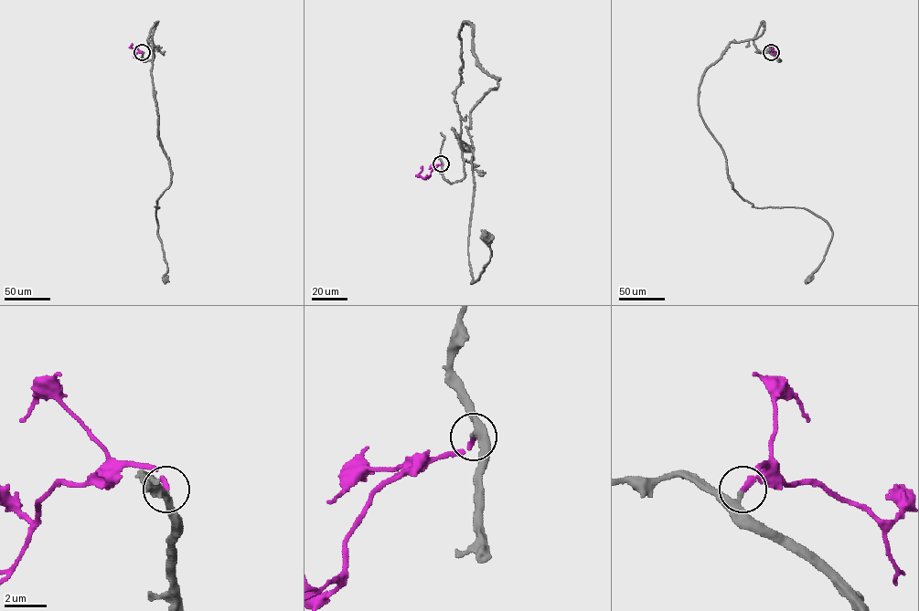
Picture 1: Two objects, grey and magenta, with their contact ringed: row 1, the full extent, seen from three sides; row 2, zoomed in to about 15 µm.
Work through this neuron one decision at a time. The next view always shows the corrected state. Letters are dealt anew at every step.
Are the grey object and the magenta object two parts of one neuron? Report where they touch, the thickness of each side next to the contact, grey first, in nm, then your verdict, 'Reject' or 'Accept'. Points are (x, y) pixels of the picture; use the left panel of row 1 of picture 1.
Place: (142, 52). Thickness 200 nm (grey) against 240 nm. Accept

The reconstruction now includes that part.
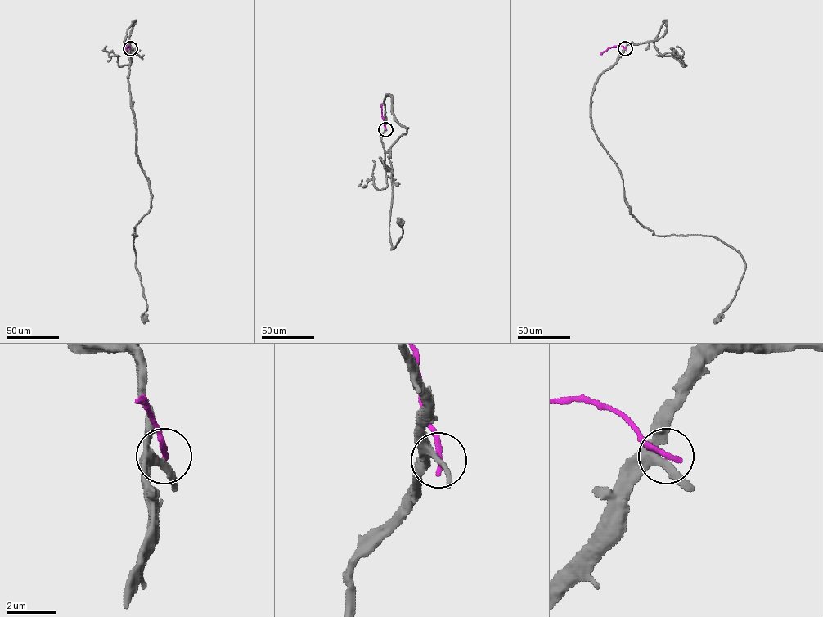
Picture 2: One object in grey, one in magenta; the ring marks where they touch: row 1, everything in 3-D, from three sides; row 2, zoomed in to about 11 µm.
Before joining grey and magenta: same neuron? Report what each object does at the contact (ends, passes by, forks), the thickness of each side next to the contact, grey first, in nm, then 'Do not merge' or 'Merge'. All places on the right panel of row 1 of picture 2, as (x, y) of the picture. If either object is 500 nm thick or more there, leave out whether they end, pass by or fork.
At the ring grey passes by. At the ring magenta ends. Thickness 320 nm (grey) against 240 nm. Do not merge

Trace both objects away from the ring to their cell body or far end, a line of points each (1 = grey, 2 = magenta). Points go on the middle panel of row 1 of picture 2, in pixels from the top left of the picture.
1: (385, 129), (384, 101), (389, 94), (394, 119), (407, 128), (389, 158), (391, 249), (402, 236), (400, 222)
2: (385, 129), (381, 104)

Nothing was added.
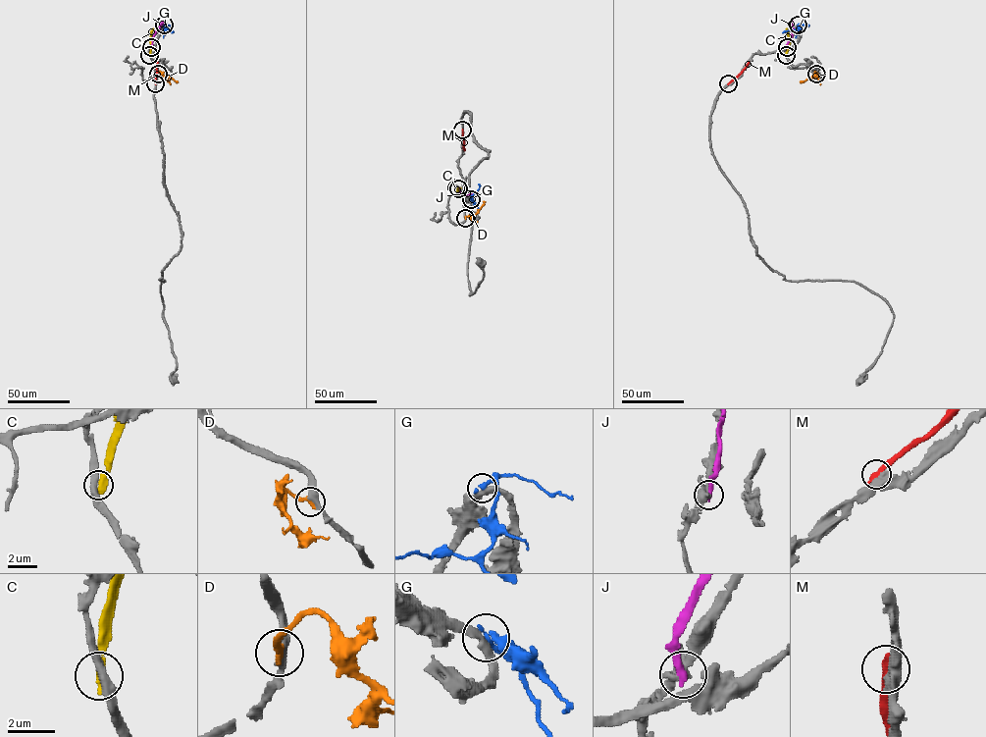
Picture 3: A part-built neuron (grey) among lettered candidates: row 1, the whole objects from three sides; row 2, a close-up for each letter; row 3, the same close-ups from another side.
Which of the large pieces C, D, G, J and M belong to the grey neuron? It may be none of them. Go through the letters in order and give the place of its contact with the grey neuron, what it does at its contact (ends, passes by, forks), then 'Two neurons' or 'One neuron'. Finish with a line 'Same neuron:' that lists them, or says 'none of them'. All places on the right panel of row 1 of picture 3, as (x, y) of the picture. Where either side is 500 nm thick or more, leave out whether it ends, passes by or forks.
C: Touches grey at (786, 55). It ends there. Two neurons
D: Touches grey at (816, 74). It ends there. One neuron
G: Touches grey at (798, 25). It ends there. Two neurons
J: Touches grey at (787, 47). It ends there. Two neurons
M: Touches grey at (728, 83). It ends there. Two neurons
Same neuron: D

